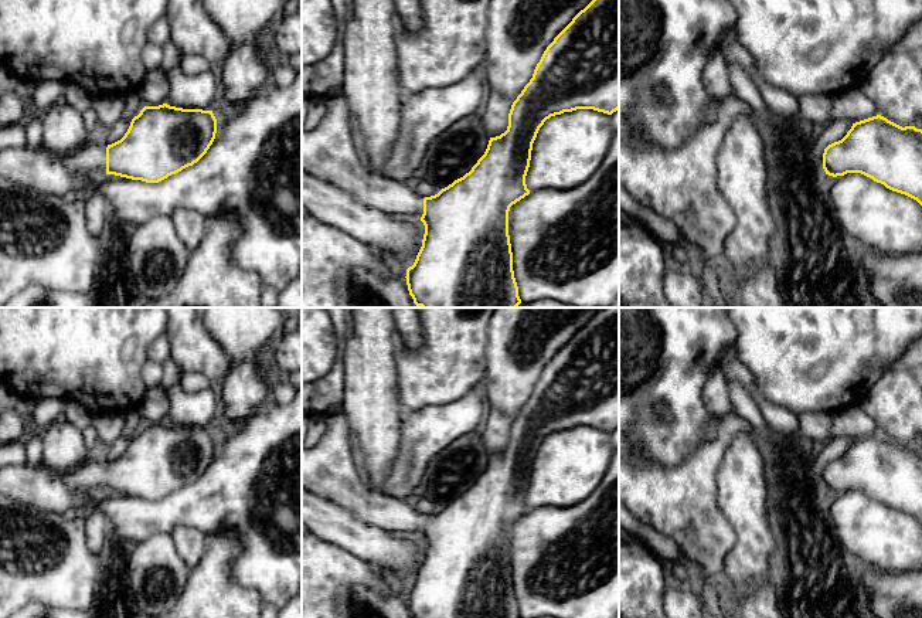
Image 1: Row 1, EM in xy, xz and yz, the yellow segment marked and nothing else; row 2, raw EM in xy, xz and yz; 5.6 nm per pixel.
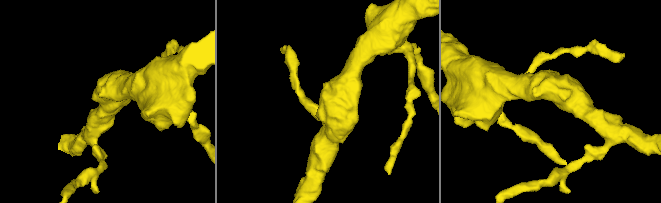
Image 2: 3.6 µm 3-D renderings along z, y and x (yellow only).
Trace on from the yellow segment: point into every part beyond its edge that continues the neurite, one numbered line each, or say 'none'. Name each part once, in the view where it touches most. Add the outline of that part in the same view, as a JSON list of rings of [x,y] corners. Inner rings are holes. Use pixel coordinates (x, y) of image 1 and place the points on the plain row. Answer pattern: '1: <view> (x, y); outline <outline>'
1: xy (92, 478); outline [[[92,445],[81,472],[68,471],[59,473],[59,478],[65,482],[69,490],[78,495],[106,492],[106,465],[108,462],[102,458],[99,448]]]

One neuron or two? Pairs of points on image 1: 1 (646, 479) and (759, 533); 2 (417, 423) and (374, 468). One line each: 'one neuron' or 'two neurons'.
1: two neurons
2: two neurons

